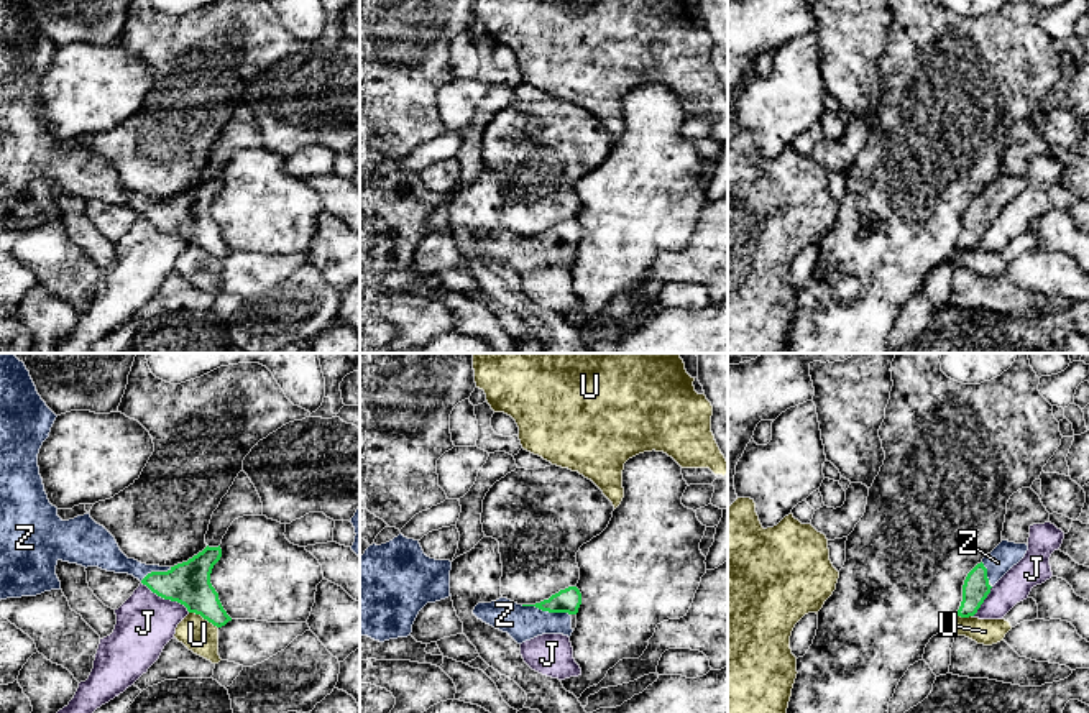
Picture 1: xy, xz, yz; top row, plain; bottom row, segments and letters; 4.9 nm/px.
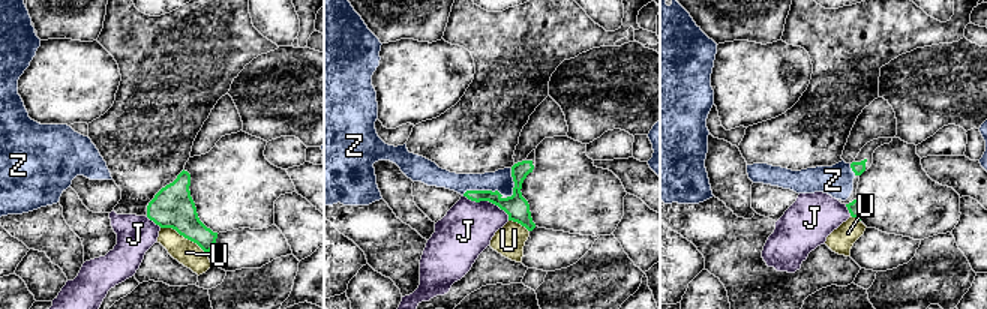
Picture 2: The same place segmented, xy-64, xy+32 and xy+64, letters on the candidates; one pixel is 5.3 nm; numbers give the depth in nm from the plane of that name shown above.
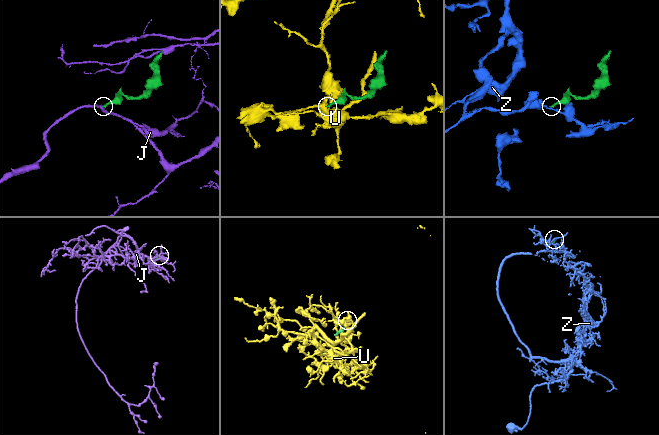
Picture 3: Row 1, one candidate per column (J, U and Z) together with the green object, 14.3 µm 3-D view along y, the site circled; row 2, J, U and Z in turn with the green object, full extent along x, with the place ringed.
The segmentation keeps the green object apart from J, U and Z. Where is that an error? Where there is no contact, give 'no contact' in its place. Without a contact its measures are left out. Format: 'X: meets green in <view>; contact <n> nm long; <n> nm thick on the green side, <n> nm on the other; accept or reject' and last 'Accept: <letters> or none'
J: meets green in xy; contact 280 nm long; 200 nm thick on the green side, 280 nm on the other; reject
U: meets green in xy; contact 170 nm long; 200 nm thick on the green side, 170 nm on the other; reject
Z: meets green in xz; contact 240 nm long; 120 nm thick on the green side, 180 nm on the other; accept
Accept: Z

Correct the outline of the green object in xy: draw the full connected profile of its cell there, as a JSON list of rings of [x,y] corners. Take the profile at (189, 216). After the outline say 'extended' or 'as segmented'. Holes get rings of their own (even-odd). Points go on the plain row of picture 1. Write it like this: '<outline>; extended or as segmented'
[[[0,0],[0,232],[36,228],[61,222],[56,207],[59,192],[107,204],[128,205],[164,232],[177,233],[189,245],[200,246],[217,260],[232,250],[223,242],[218,225],[210,215],[214,197],[222,181],[205,179],[187,194],[174,199],[146,197],[128,191],[115,169],[90,146],[62,153],[44,123],[38,99],[38,85],[49,69],[56,46],[46,38],[26,0]]]; extended

